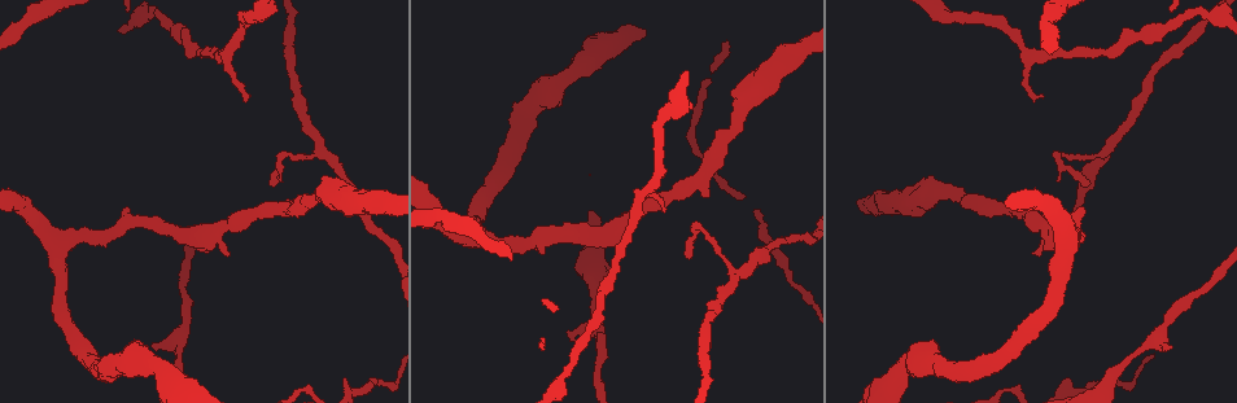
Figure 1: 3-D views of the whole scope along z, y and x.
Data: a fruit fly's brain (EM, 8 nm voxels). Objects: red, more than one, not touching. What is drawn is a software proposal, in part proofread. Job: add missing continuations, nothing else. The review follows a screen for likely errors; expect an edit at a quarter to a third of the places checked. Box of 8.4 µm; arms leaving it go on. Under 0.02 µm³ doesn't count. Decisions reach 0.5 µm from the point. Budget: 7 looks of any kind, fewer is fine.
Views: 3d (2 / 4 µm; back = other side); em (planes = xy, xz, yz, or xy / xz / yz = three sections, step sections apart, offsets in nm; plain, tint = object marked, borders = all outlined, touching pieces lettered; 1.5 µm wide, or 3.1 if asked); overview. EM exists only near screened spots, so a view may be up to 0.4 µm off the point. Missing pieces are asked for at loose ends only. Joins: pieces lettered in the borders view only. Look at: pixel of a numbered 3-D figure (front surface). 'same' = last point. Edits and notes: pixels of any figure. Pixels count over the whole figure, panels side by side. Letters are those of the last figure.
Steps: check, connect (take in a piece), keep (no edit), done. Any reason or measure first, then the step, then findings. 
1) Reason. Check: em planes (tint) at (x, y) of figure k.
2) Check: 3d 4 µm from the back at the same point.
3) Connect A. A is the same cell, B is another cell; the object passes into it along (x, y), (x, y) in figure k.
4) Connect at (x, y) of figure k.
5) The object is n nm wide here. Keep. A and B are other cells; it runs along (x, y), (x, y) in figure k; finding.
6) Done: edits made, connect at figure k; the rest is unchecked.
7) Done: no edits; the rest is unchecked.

An open end. Check: em planes (borders) at (228, 252) of figure 1.

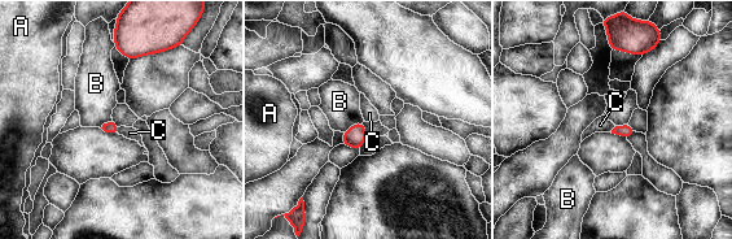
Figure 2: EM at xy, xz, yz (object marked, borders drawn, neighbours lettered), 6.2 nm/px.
Keep. A, B and C are other cells; a border runs along (118, 127), (119, 134) in figure 2; none of them fits.

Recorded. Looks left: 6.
Branch stops here. Check: em planes (borders) at (692, 256) of figure 1.

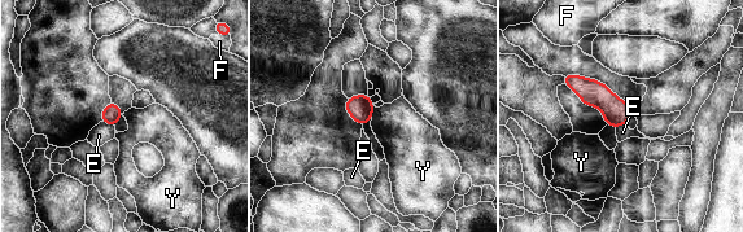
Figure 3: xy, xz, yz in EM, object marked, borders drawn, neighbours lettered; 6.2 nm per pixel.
Keep. E, F and Y are other cells; none of them fits.

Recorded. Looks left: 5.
Branch stops here. Check: em planes (borders) at (153, 345) of figure 1.

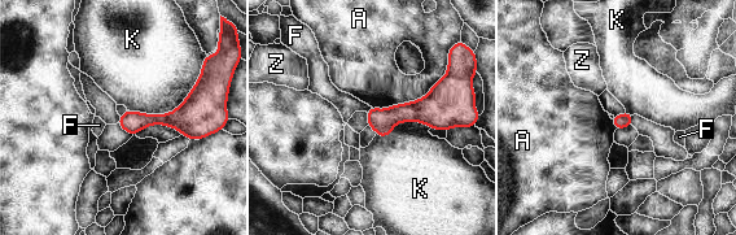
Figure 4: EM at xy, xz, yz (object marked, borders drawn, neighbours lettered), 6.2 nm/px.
Keep. A, F, K and Z are other cells; a border runs along (201, 70), (172, 111), (128, 111) in figure 4; no lettered piece goes on from it.

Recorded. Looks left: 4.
Done: no edits; the rest is unchecked.

